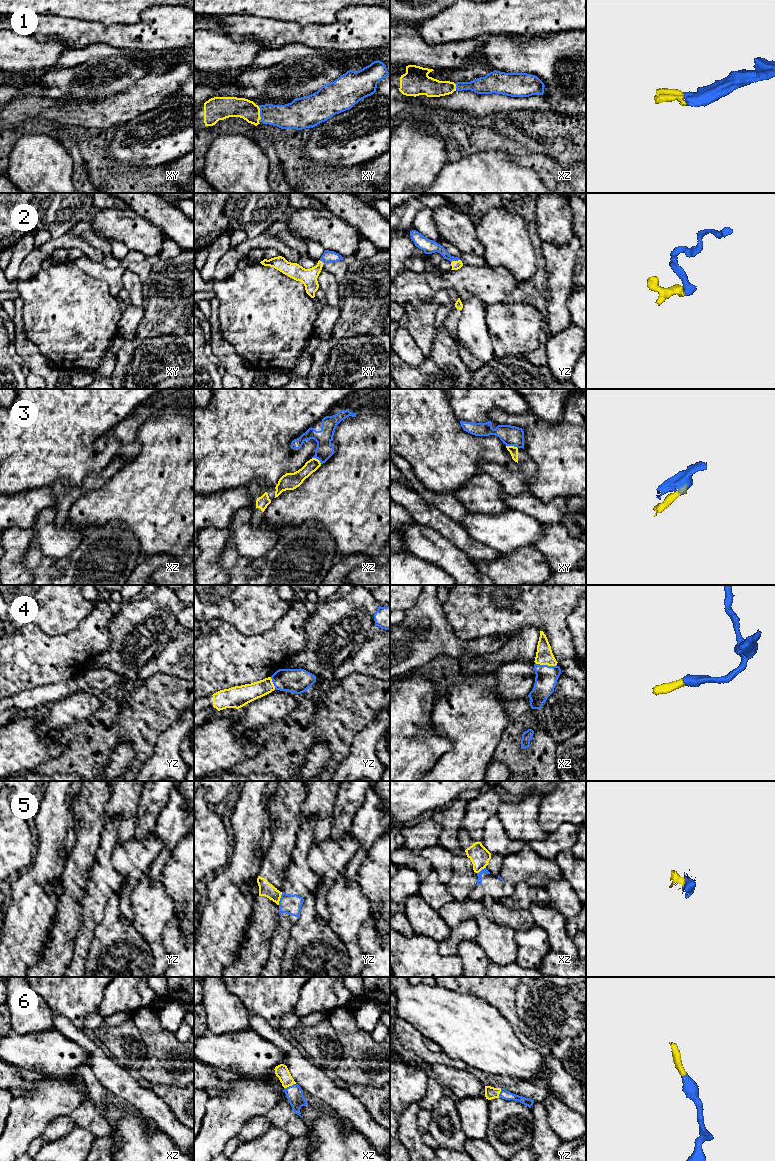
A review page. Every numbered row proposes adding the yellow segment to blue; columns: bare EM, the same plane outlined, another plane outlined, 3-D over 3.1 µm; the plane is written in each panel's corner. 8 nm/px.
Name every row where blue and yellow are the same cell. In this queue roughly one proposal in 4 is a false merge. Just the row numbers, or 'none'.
1, 2, 4, 6

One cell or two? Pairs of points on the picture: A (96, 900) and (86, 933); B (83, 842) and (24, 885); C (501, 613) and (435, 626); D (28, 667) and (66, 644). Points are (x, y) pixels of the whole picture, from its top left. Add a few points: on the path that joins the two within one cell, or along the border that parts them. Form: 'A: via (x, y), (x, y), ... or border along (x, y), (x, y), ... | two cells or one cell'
A: via (93, 908), (93, 915), (89, 925) | one cell
B: border along (70, 851), (61, 874) | two cells
C: border along (441, 603), (442, 610), (453, 632), (464, 641) | two cells
D: via (37, 659), (51, 659), (56, 654) | one cell

